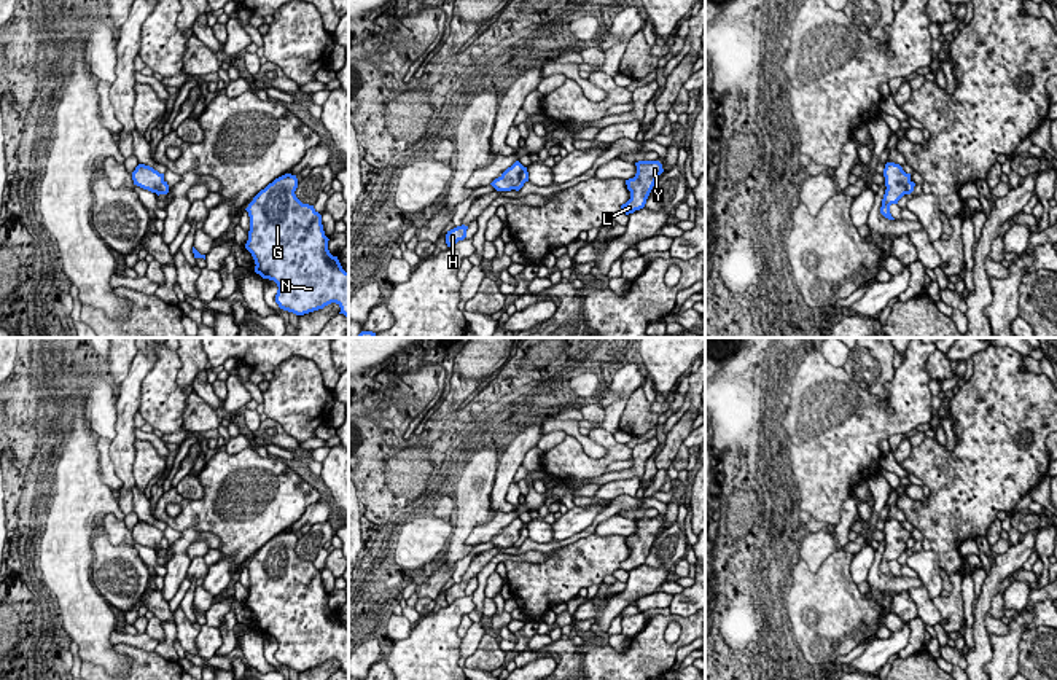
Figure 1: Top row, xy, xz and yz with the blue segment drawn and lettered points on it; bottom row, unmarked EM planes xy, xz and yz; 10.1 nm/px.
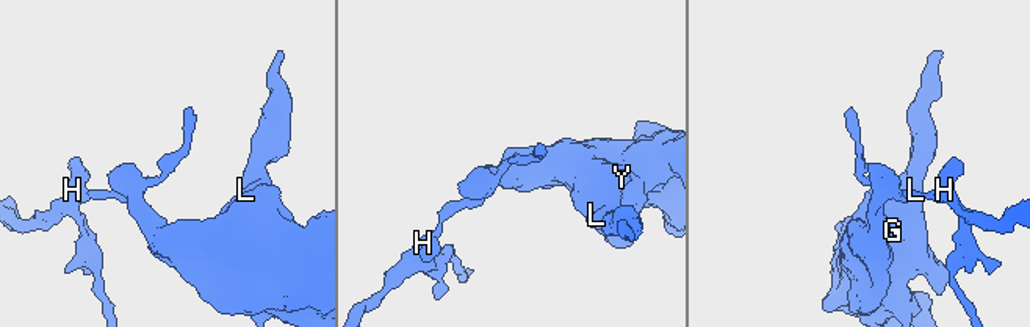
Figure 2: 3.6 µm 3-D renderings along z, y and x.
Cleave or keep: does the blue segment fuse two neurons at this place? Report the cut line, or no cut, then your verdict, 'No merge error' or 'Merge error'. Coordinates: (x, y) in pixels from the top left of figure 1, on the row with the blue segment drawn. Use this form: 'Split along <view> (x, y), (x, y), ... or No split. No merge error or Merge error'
No split. No merge error

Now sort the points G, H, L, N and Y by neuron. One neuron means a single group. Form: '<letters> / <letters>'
G H L N Y

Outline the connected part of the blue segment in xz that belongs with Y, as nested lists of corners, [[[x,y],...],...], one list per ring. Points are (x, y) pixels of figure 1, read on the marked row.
[[[638,161],[635,166],[635,177],[626,180],[627,190],[630,191],[630,199],[621,205],[621,212],[626,215],[645,207],[657,177],[664,172],[659,161]]]

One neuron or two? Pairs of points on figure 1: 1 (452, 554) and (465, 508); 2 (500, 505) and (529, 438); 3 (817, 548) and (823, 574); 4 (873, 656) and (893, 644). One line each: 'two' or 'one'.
1: one
2: one
3: two
4: one

